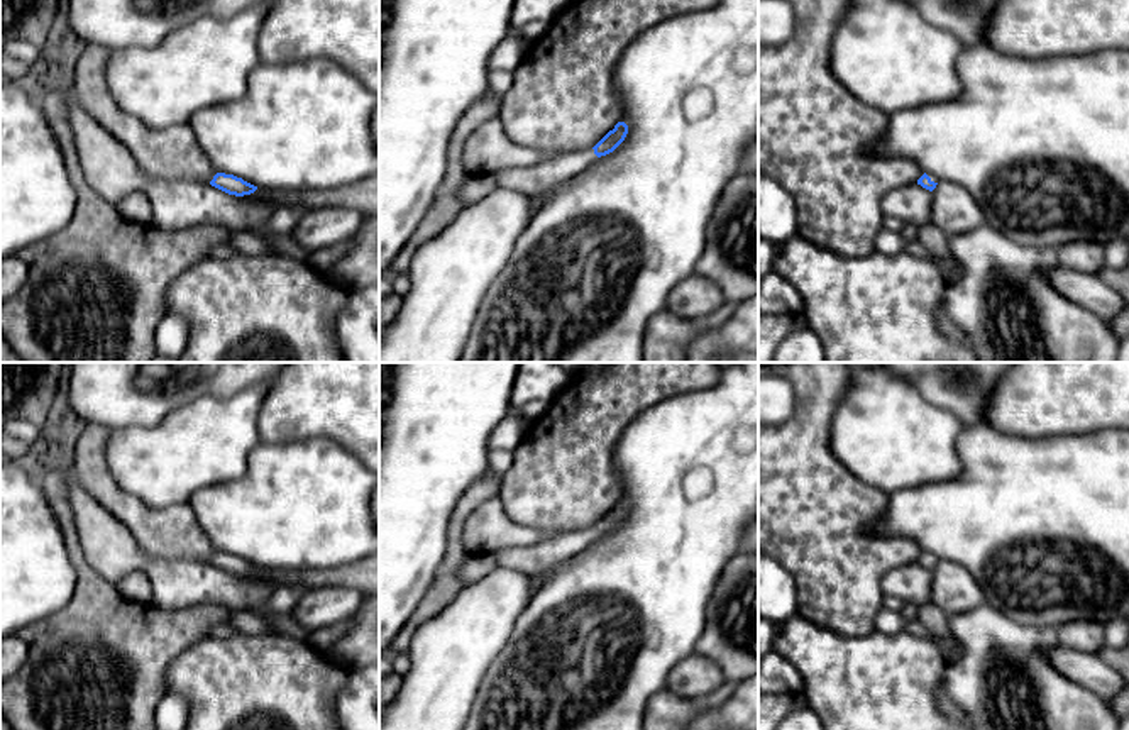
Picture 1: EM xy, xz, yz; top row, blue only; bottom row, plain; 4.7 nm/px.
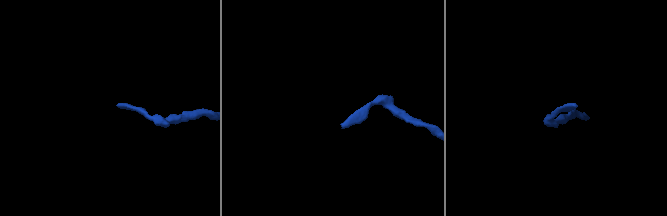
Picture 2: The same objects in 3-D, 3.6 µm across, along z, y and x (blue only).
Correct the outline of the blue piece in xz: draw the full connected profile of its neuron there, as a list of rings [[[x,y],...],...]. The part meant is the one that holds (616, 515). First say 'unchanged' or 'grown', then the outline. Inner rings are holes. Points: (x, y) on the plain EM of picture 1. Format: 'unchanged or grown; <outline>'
grown; [[[618,501],[594,527],[579,532],[562,532],[535,545],[503,547],[496,552],[501,567],[513,567],[533,576],[543,569],[567,561],[579,550],[586,549],[598,537],[613,532],[626,517],[628,505]]]

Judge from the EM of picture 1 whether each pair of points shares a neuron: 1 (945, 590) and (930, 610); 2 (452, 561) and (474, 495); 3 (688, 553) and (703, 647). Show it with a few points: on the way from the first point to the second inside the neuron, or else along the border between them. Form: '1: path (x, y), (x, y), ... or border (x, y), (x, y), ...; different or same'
1: border (931, 600), (948, 617); different
2: path (454, 544), (454, 530), (461, 512); same
3: border (711, 598), (706, 607), (704, 634), (694, 654); different

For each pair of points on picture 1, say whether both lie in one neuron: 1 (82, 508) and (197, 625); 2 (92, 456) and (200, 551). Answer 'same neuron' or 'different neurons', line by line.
1: different neurons
2: same neuron

